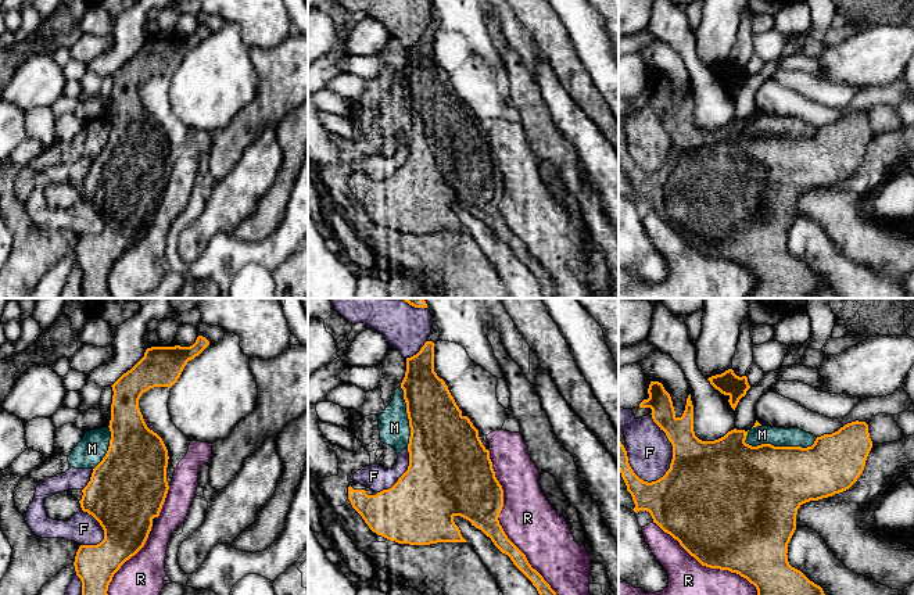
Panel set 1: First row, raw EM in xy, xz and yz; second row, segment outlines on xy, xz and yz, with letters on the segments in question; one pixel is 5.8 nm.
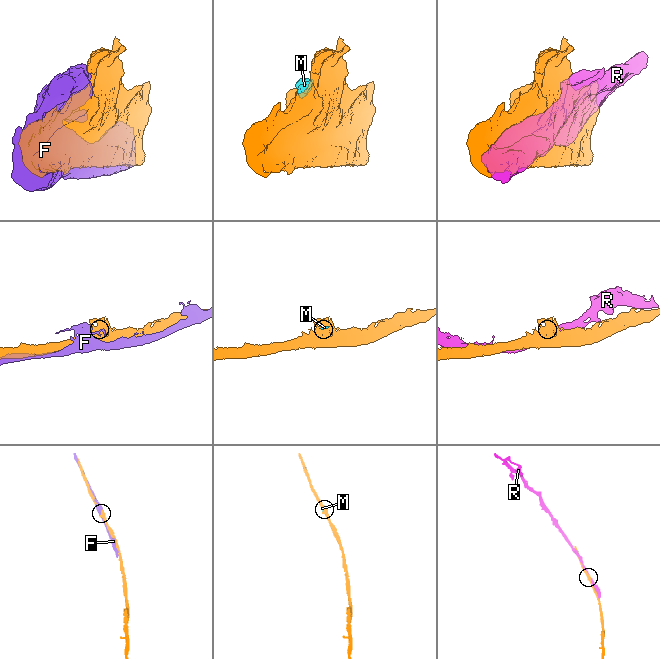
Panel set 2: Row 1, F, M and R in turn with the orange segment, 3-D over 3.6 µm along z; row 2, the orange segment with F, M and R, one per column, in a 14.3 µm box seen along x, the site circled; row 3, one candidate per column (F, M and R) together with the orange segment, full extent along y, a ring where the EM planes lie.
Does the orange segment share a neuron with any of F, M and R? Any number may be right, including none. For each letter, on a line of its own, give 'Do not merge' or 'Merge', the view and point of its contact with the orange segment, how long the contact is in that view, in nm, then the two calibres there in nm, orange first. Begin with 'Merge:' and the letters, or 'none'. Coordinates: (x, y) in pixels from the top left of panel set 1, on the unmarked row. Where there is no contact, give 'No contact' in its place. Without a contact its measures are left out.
Merge: none
F: Do not merge. Touches orange at yz (673, 143). Shared border 380 nm. Thickness 460 nm (orange) against 260 nm
M: Do not merge. Touches orange at yz (781, 136). Shared border 440 nm. Thickness 480 nm (orange) against 110 nm
R: Do not merge. Touches orange at xz (502, 219). Shared border 1000 nm. Thickness 300 nm (orange) against 320 nm

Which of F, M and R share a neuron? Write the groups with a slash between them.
F / M / R

